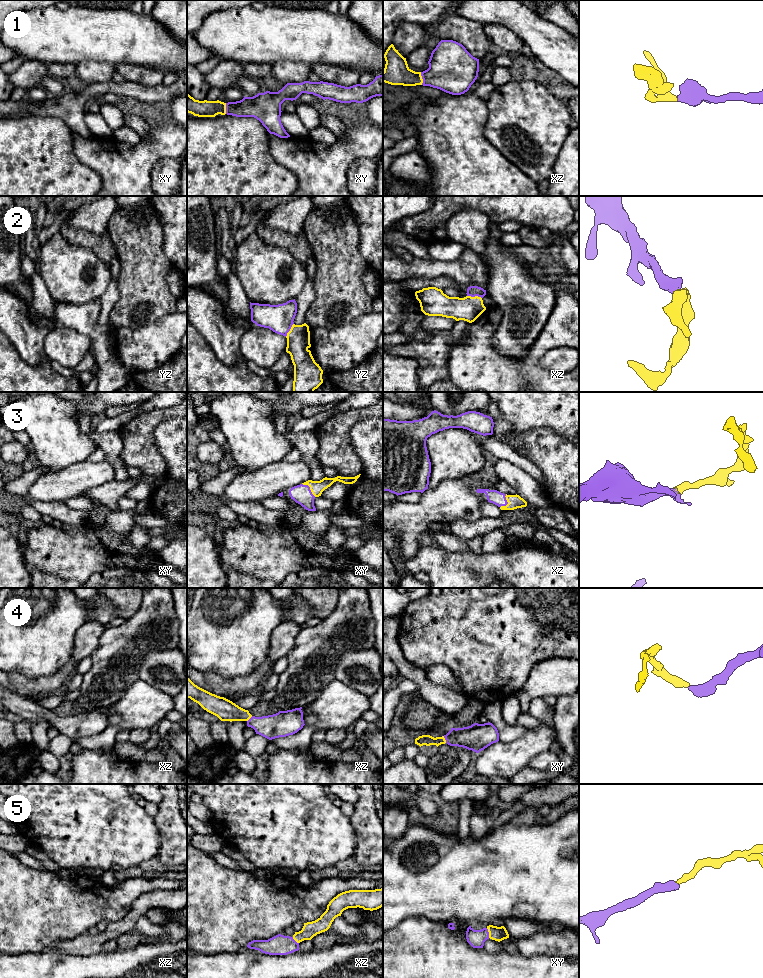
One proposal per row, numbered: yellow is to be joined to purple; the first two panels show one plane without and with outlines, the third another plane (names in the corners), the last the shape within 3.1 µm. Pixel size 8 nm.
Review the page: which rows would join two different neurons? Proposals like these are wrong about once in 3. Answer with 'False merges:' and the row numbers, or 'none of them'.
False merges: none of them

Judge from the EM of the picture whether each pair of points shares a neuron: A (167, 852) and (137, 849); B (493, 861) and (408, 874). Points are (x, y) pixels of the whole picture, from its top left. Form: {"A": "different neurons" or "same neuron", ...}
{"A": "different neurons", "B": "same neuron"}

